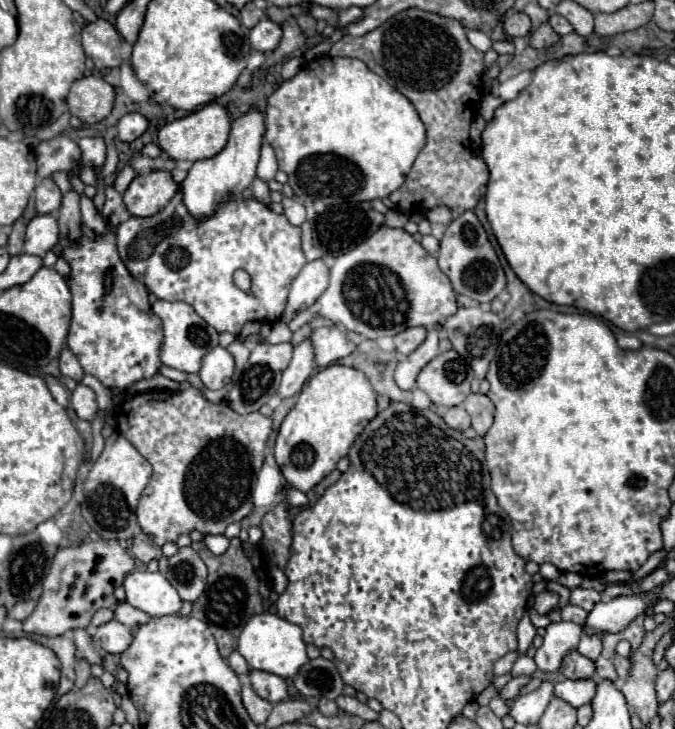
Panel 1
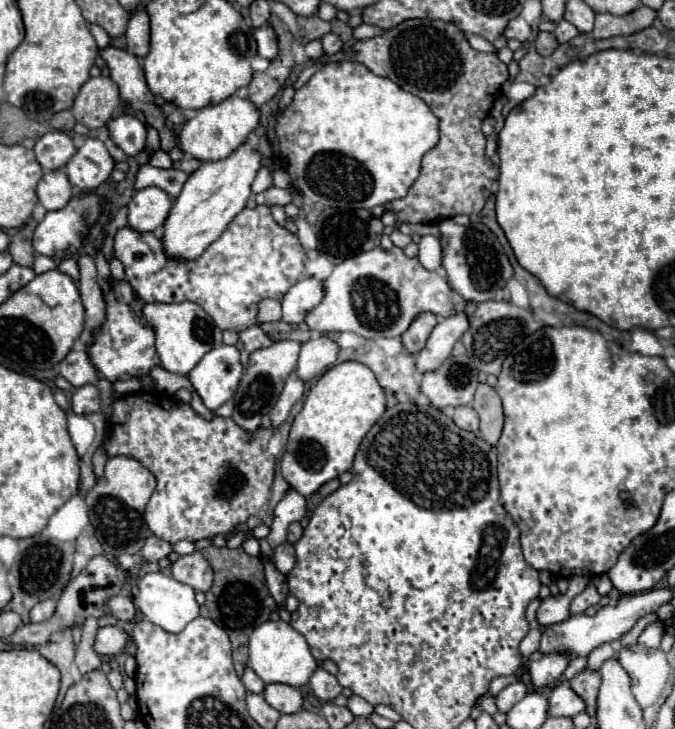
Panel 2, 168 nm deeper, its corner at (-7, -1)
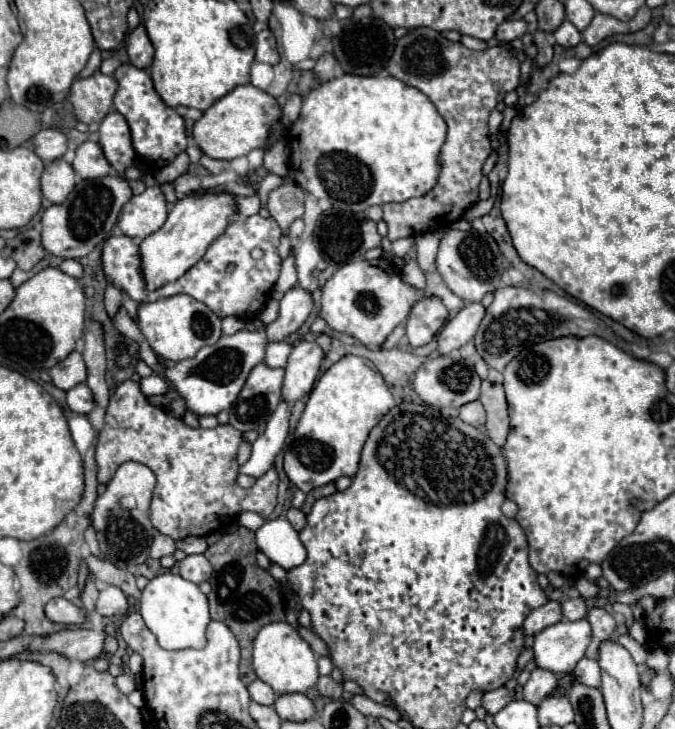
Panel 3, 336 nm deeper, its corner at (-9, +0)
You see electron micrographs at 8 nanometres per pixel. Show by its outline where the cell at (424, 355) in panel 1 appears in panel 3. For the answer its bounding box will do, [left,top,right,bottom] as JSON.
[437,304,485,356]

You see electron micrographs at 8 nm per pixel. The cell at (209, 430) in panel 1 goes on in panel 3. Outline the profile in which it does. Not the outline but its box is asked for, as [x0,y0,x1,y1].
[95,380,279,540]

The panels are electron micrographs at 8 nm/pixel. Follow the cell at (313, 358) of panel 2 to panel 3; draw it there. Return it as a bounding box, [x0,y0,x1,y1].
[283,340,323,404]

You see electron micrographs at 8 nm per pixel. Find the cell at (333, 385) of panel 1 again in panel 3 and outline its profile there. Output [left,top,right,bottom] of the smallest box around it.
[285,356,395,492]

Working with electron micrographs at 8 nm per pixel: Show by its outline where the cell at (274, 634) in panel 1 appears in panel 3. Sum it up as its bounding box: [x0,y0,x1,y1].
[253,622,319,694]

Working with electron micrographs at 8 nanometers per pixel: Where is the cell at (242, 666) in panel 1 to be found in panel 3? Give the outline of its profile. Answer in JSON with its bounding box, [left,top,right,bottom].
[249,680,277,706]

